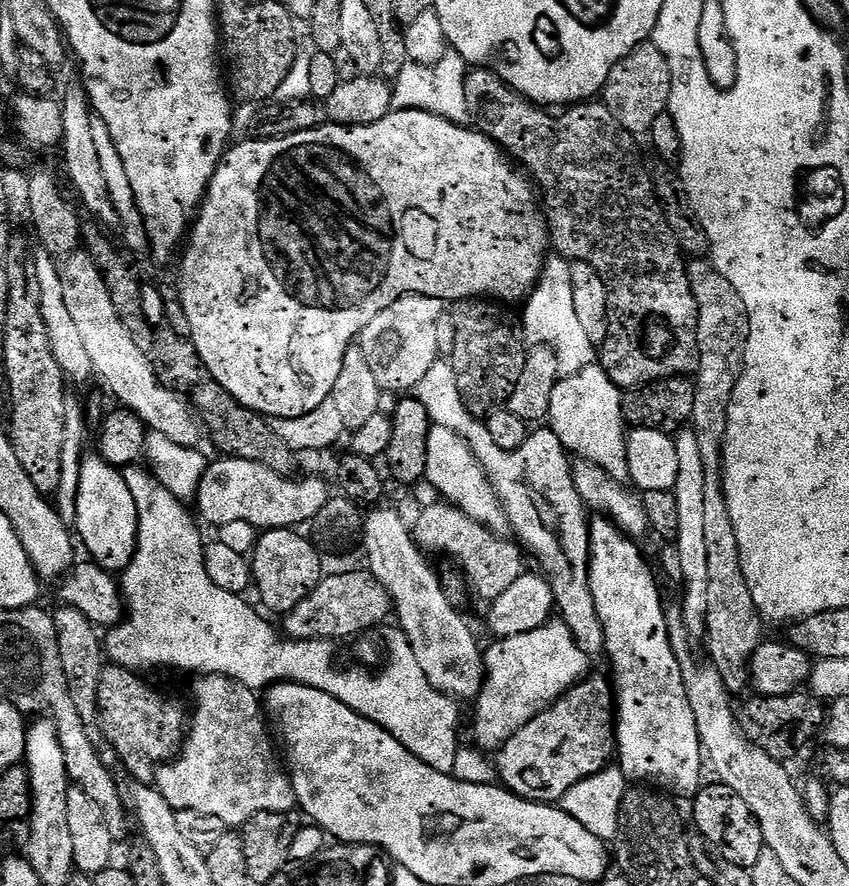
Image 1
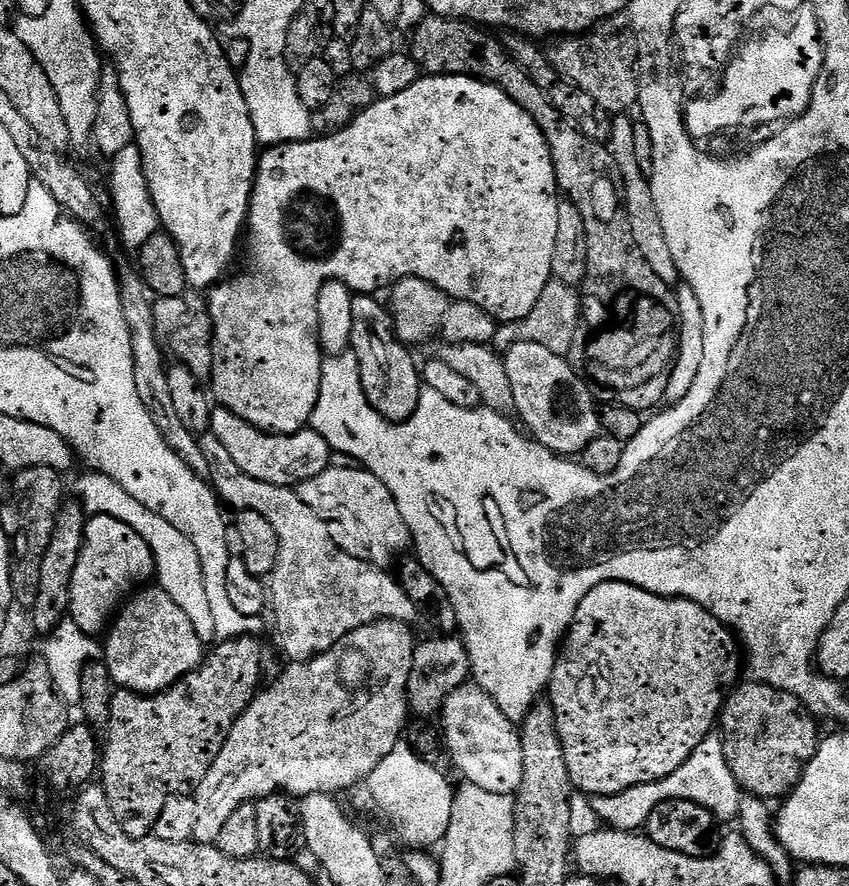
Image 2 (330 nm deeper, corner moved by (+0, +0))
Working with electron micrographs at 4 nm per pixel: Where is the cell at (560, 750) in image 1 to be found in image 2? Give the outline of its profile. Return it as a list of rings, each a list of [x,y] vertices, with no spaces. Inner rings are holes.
[[[602,582],[582,598],[578,610],[572,619],[572,625],[562,641],[556,657],[556,665],[546,689],[547,703],[554,710],[554,718],[558,726],[558,738],[562,742],[562,754],[566,754],[566,770],[570,770],[572,787],[577,793],[585,792],[588,798],[622,794],[631,787],[646,783],[658,782],[678,770],[697,750],[702,741],[714,732],[724,709],[725,699],[730,689],[737,683],[741,668],[742,656],[738,651],[738,640],[731,628],[714,614],[710,614],[702,606],[689,600],[681,600],[679,596],[659,596],[650,594],[650,590],[642,590],[626,582]]]

